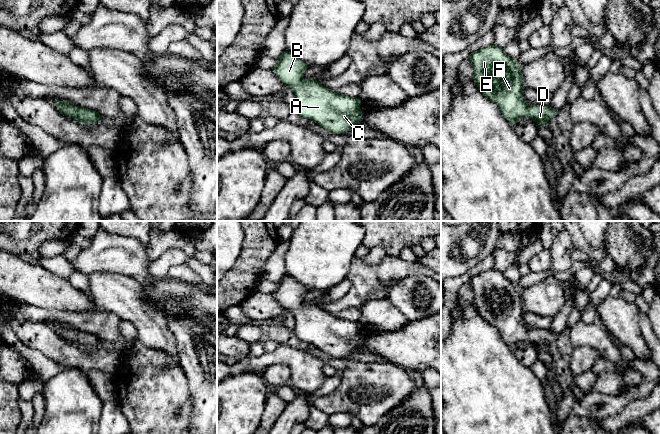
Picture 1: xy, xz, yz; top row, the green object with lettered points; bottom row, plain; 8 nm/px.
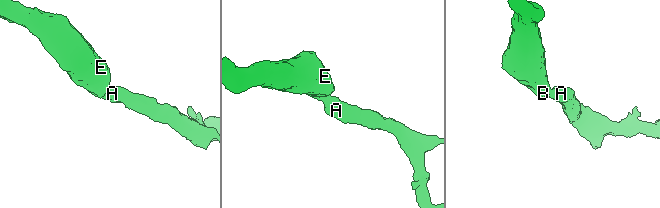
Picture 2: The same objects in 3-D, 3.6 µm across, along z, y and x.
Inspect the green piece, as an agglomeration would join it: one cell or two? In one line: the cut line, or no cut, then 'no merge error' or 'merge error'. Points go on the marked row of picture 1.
no cut | no merge error

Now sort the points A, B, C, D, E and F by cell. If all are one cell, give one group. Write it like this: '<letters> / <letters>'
A B C D E F

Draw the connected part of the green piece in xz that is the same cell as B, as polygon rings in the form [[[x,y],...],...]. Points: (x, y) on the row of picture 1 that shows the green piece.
[[[284,51],[278,60],[272,69],[287,88],[293,89],[294,107],[300,116],[334,134],[363,128],[360,124],[362,110],[359,97],[340,95],[316,79],[305,79],[309,66],[291,52]]]

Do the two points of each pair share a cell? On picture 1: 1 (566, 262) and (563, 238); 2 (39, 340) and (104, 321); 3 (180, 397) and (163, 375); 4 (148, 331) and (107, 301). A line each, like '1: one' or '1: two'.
1: one
2: two
3: one
4: one

